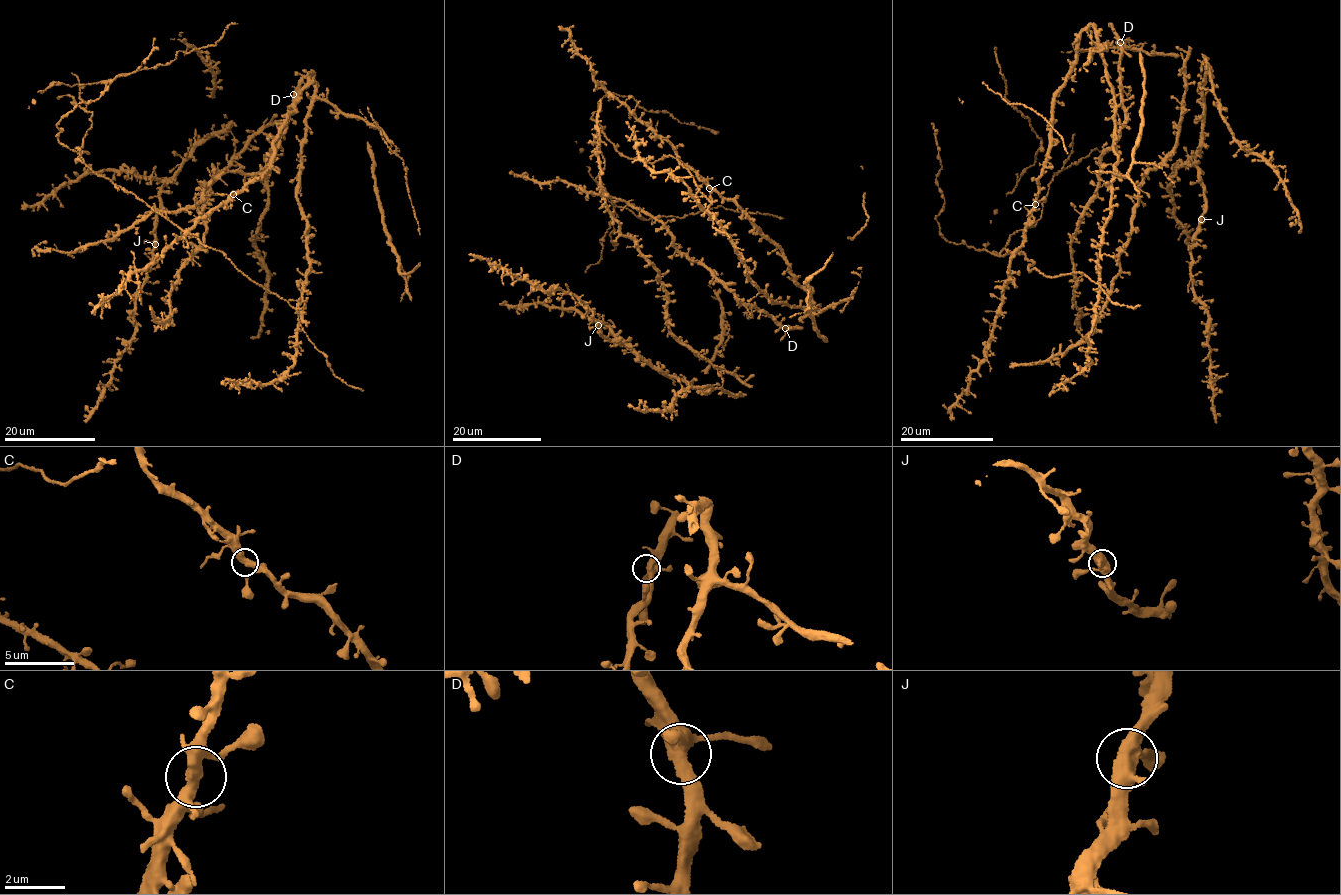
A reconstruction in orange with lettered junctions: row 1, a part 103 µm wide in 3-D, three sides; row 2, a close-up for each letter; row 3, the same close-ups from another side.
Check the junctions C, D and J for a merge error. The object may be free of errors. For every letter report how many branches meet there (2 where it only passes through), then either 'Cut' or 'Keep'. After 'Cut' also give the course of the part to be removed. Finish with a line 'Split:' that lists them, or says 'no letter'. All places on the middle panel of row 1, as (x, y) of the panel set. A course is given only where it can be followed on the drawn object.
C: Branches: 4. Keep
D: Branches: 4. Keep
J: Branches: 4. Keep
Split: no letter

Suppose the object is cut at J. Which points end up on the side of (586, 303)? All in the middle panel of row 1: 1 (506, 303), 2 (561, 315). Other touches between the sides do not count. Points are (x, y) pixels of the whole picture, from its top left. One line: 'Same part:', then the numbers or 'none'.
Same part: none

